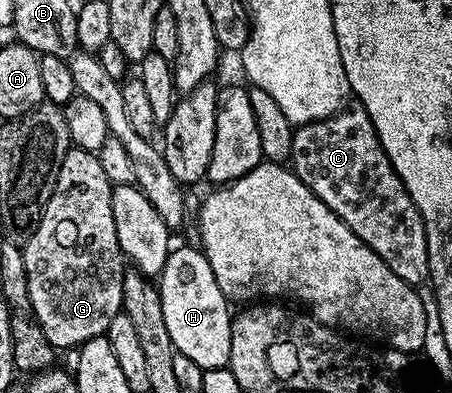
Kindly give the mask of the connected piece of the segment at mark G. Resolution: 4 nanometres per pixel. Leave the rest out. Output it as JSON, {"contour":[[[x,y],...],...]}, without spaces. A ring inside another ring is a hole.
{"contour":[[[71,147],[58,165],[58,178],[46,210],[42,212],[40,227],[36,227],[32,239],[21,246],[24,271],[28,271],[28,309],[41,325],[44,335],[48,335],[48,343],[52,343],[55,350],[73,350],[88,339],[103,336],[108,323],[112,323],[112,319],[122,312],[122,284],[127,266],[116,239],[111,188],[112,183],[104,175],[104,167],[100,167],[97,152]]]}

